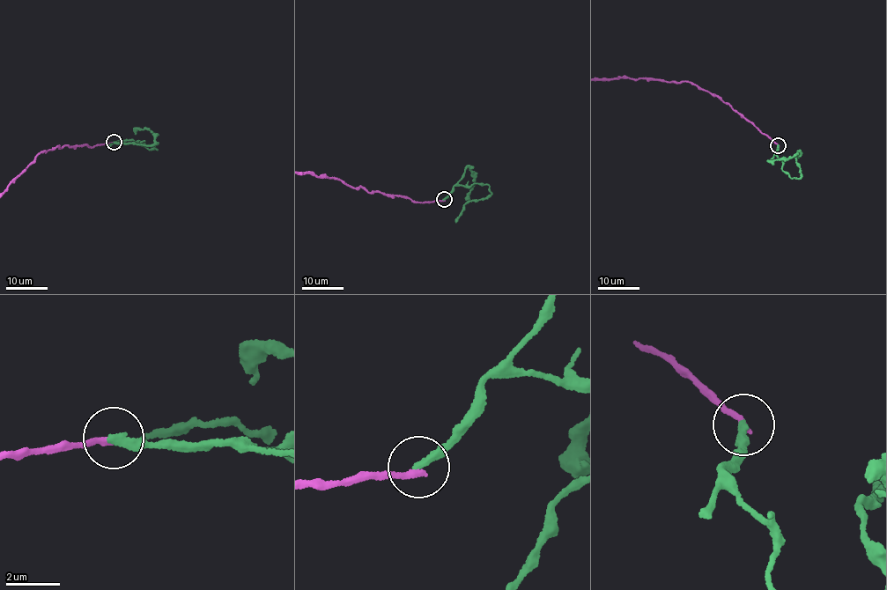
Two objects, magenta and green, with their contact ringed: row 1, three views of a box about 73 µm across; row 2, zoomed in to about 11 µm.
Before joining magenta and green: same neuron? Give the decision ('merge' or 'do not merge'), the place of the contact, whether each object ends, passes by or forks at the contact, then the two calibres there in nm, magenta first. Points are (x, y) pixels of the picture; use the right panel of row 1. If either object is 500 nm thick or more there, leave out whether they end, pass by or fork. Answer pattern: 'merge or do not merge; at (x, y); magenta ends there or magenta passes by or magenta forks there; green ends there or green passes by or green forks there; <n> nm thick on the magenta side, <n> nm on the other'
do not merge; at (778, 145); magenta ends there; green ends there; 240 nm thick on the magenta side, 320 nm on the other

